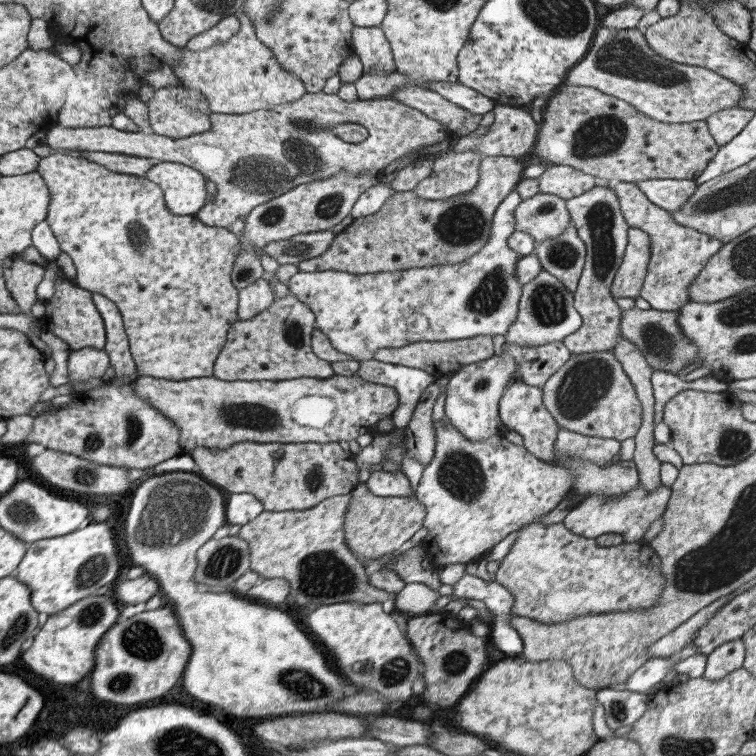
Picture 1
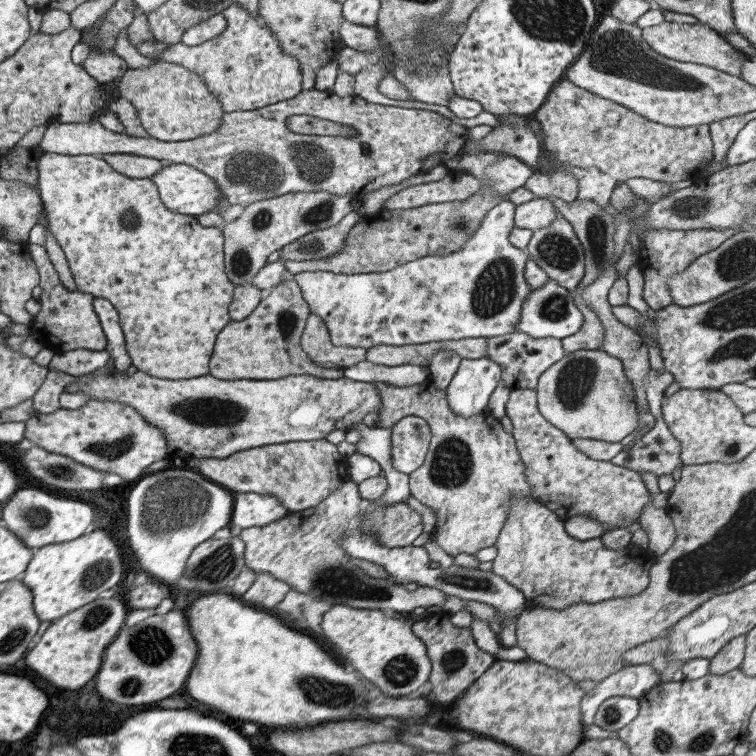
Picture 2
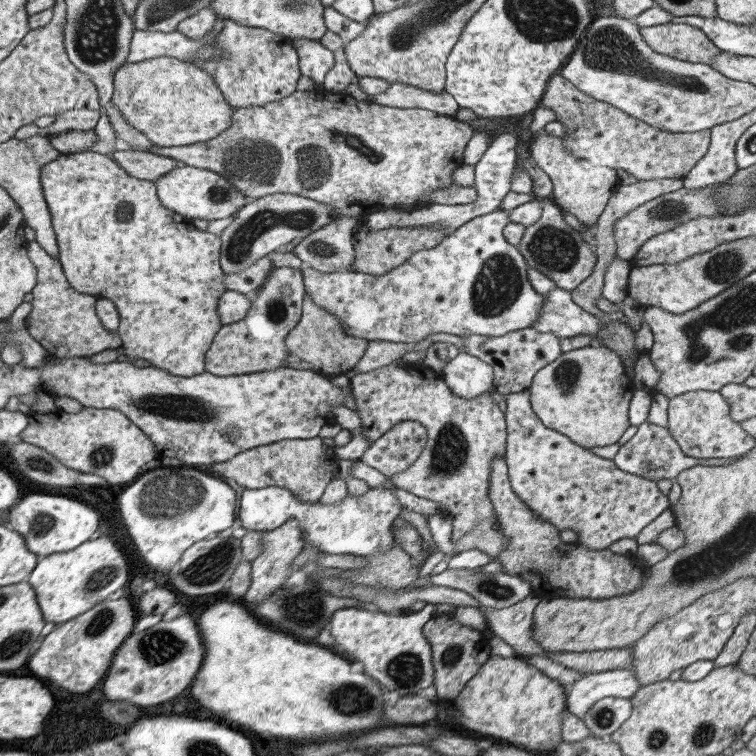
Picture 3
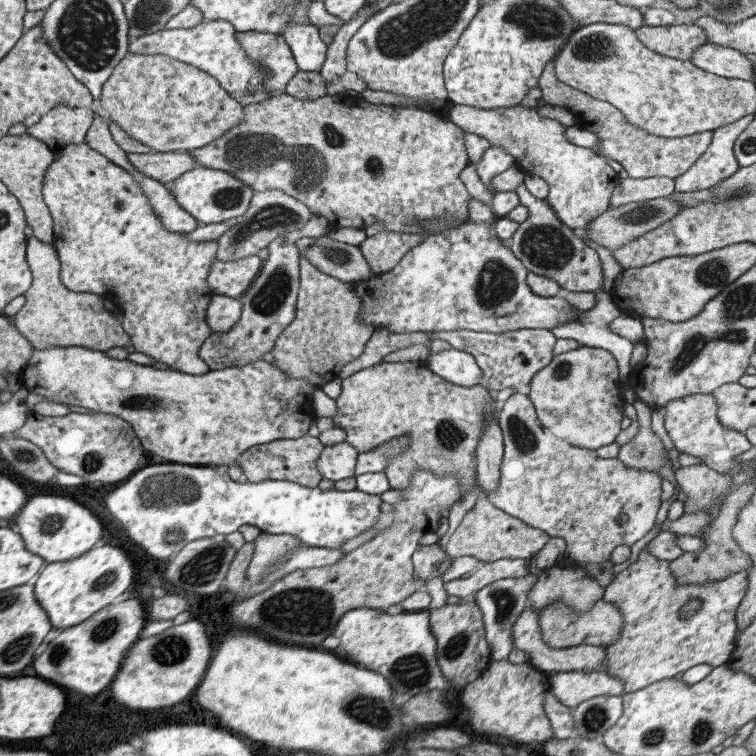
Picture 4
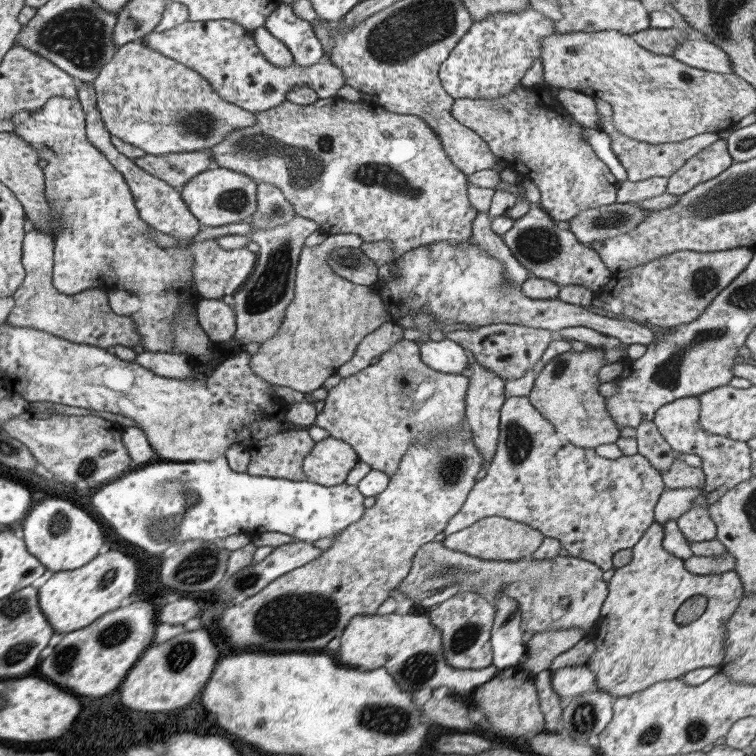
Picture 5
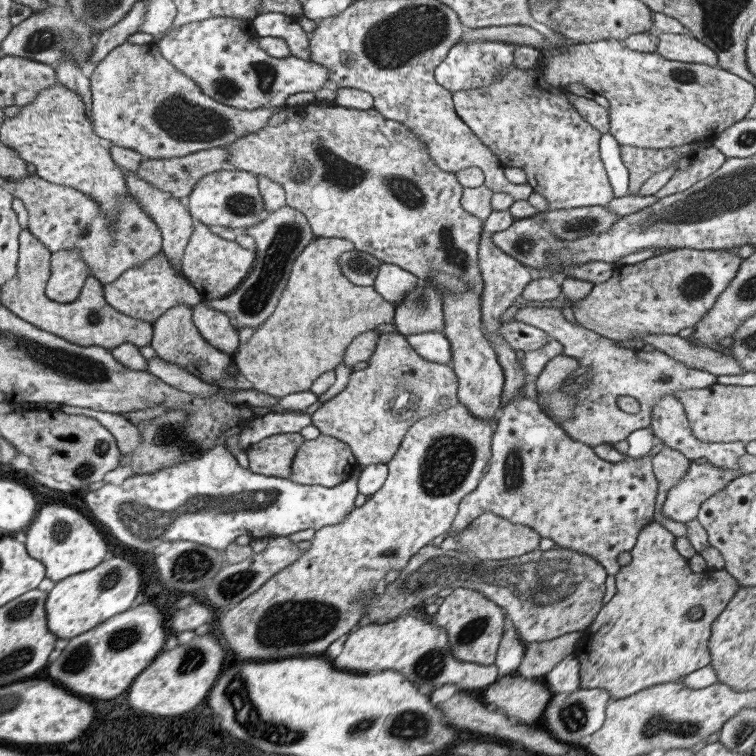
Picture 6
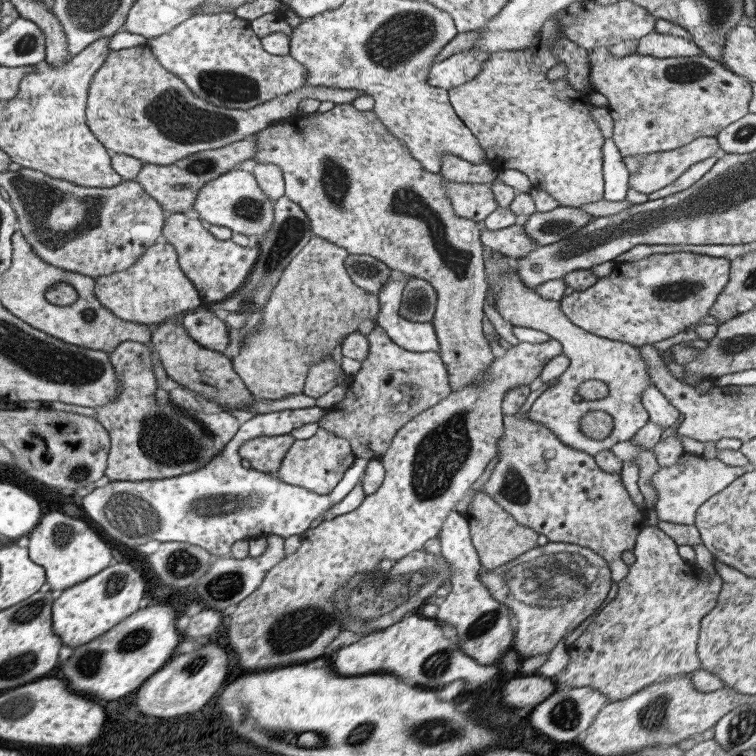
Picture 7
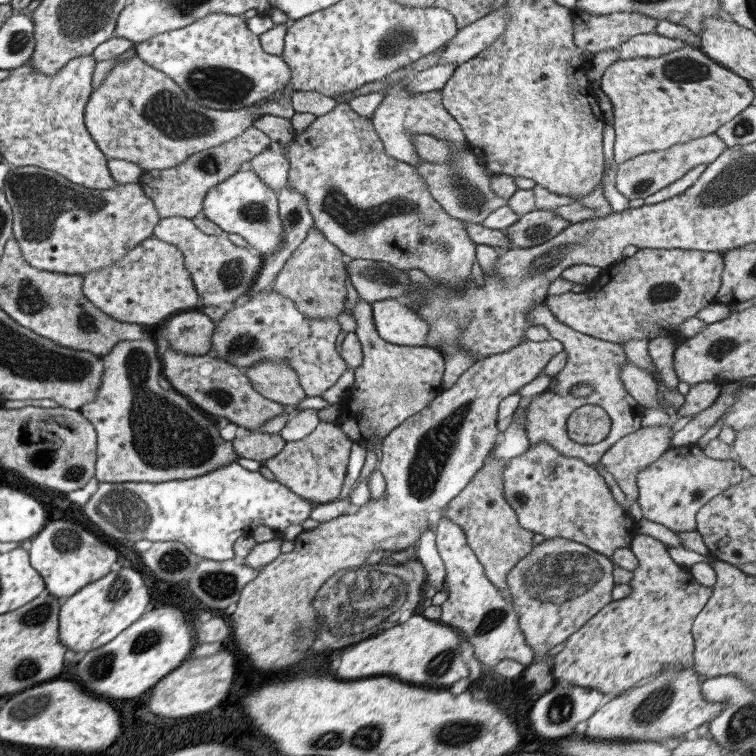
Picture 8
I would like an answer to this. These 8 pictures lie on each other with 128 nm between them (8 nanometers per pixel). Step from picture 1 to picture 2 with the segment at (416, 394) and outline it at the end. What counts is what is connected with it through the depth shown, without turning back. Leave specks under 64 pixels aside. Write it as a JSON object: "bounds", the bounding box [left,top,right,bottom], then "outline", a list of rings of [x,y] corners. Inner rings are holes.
{"bounds":[342,359,430,505],"outline":[[[363,359],[353,366],[344,368],[342,376],[363,383],[381,382],[395,387],[409,387],[420,383],[424,384],[425,380],[430,377],[429,374],[426,367],[415,364],[385,366]],[[358,422],[358,424],[349,425],[349,429],[356,430],[361,436],[361,439],[353,444],[357,448],[354,449],[353,454],[359,451],[361,454],[382,463],[382,468],[386,469],[386,481],[388,482],[386,491],[375,500],[371,500],[371,503],[374,505],[392,505],[401,501],[406,502],[410,495],[408,476],[404,472],[395,470],[389,462],[391,460],[389,453],[391,453],[392,446],[390,439],[392,428],[367,427]]]}

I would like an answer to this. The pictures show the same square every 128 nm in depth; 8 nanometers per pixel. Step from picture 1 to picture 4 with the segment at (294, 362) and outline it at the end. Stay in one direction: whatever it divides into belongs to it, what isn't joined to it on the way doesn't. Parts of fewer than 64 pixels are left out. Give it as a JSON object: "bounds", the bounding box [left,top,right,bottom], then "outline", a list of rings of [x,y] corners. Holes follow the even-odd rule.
{"bounds":[198,215,331,370],"outline":[[[312,215],[302,228],[284,232],[270,241],[266,246],[268,255],[262,261],[262,267],[246,291],[237,298],[242,304],[237,322],[227,332],[211,334],[199,347],[198,357],[207,365],[208,370],[249,364],[254,360],[262,360],[263,354],[272,352],[276,338],[295,316],[300,251],[293,244],[303,236],[317,238],[326,235],[330,230],[331,227],[325,218]]]}

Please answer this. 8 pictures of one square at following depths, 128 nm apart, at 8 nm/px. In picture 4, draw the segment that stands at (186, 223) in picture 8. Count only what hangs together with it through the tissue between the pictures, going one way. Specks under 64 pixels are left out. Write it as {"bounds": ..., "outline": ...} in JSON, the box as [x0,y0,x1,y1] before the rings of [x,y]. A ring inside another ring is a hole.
{"bounds":[206,255,262,299],"outline":[[[256,255],[239,260],[211,263],[206,281],[213,295],[225,295],[237,299],[252,283],[262,267],[261,258]]]}

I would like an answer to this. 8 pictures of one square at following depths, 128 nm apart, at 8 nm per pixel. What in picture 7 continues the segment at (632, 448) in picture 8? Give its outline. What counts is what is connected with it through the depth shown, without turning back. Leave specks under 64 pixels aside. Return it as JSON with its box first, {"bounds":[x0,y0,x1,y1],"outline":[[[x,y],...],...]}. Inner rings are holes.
{"bounds":[610,440,659,508],"outline":[[[630,440],[616,442],[610,450],[622,462],[628,463],[633,461],[638,466],[638,479],[636,483],[639,492],[644,498],[644,506],[645,508],[653,508],[657,502],[657,493],[654,491],[654,486],[650,483],[650,478],[654,472],[657,472],[659,467],[653,450],[637,447]]]}

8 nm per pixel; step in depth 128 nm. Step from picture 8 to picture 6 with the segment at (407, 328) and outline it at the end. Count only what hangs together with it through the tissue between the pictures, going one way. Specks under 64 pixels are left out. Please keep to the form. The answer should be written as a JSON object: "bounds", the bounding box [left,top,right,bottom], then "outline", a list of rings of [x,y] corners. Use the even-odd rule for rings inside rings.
{"bounds":[372,262,451,364],"outline":[[[381,262],[372,287],[388,303],[396,305],[405,296],[406,292],[414,288],[416,276],[395,266]],[[415,332],[405,334],[404,337],[421,358],[437,364],[449,364],[451,360],[450,344],[442,332]]]}

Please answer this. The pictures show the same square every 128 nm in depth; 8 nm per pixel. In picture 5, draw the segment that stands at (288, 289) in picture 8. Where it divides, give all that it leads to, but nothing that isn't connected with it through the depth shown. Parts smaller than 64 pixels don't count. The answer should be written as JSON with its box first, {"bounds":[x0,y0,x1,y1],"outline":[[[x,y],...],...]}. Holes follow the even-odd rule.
{"bounds":[249,234,391,393],"outline":[[[351,234],[326,235],[315,247],[303,246],[298,256],[294,295],[287,305],[277,332],[259,344],[249,366],[265,384],[313,393],[347,362],[357,345],[380,324],[391,322],[383,300],[368,286],[353,284],[337,276],[328,265],[328,254],[336,248],[357,248],[361,237]]]}

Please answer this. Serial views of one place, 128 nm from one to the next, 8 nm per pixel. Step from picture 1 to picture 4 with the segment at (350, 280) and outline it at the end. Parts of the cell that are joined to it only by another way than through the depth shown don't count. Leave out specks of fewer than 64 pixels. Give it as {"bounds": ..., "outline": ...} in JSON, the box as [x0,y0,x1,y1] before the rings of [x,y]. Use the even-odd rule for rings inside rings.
{"bounds":[349,220,581,334],"outline":[[[467,220],[460,227],[445,229],[424,238],[417,246],[410,248],[389,272],[374,274],[366,281],[349,283],[360,300],[358,320],[376,328],[399,334],[429,333],[450,330],[472,330],[501,334],[520,328],[547,329],[572,321],[581,310],[575,309],[561,295],[555,297],[537,296],[526,283],[528,270],[502,243],[494,233],[494,222],[476,223]]]}

